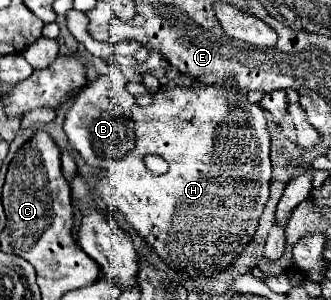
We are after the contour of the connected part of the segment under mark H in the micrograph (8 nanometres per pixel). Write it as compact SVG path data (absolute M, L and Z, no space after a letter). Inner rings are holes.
M198 82L192 84L190 88L164 88L158 90L154 94L154 102L150 106L134 106L132 108L132 122L134 122L134 134L136 134L136 146L124 156L124 160L116 160L110 164L110 168L102 170L98 184L96 184L96 194L102 198L102 202L106 204L108 214L122 214L122 218L138 232L138 236L148 244L148 248L152 252L156 252L168 266L178 268L182 272L186 272L190 278L210 278L220 274L222 270L226 270L228 266L232 266L232 262L244 252L246 244L252 240L252 236L246 234L254 234L256 232L256 222L262 216L264 204L268 200L268 188L270 188L270 172L272 172L272 164L270 164L270 134L268 134L268 120L266 120L266 112L260 110L260 104L250 104L246 100L246 94L224 94L220 90L216 90L214 86L200 86ZM146 154L158 154L162 156L170 170L162 176L154 176L146 166L144 166L144 156Z

